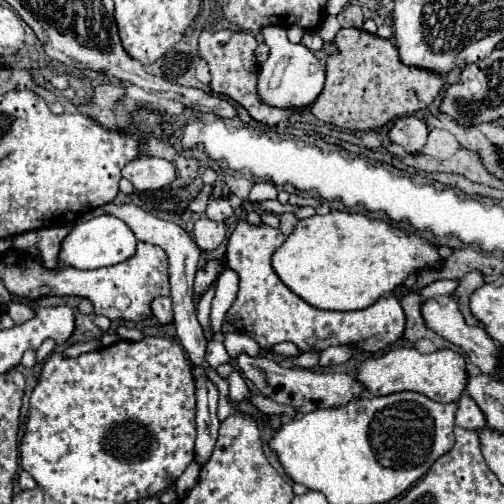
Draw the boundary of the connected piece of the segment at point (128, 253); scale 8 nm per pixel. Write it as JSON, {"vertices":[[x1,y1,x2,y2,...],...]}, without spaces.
{"vertices":[[103,214,91,220,77,220,73,224,73,228,69,230,69,234,65,236,61,244,59,262,79,268,79,270,95,270,95,268,113,266,131,258,135,254,135,246,137,246,137,238,129,230,129,226,115,216]]}

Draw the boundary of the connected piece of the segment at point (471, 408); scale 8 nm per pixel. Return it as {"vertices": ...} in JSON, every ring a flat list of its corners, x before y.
{"vertices":[[461,396,459,410,455,412,455,424,467,430,483,430,487,426,485,414,471,396]]}

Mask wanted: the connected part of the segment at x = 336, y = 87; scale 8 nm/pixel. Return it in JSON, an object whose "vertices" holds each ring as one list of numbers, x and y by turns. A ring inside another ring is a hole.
{"vertices":[[341,28,333,38,333,52,327,56,327,80,321,96,305,108,287,108,287,112,309,110,315,118,347,130,381,128,403,114,425,110,443,88,443,76,405,66,397,58,391,40,379,38,359,28]]}

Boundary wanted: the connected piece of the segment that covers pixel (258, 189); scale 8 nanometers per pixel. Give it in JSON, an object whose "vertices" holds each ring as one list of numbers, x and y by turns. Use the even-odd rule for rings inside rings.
{"vertices":[[255,182,249,192,249,200,255,200,255,202,275,200,275,198,277,198,277,188,271,182]]}

